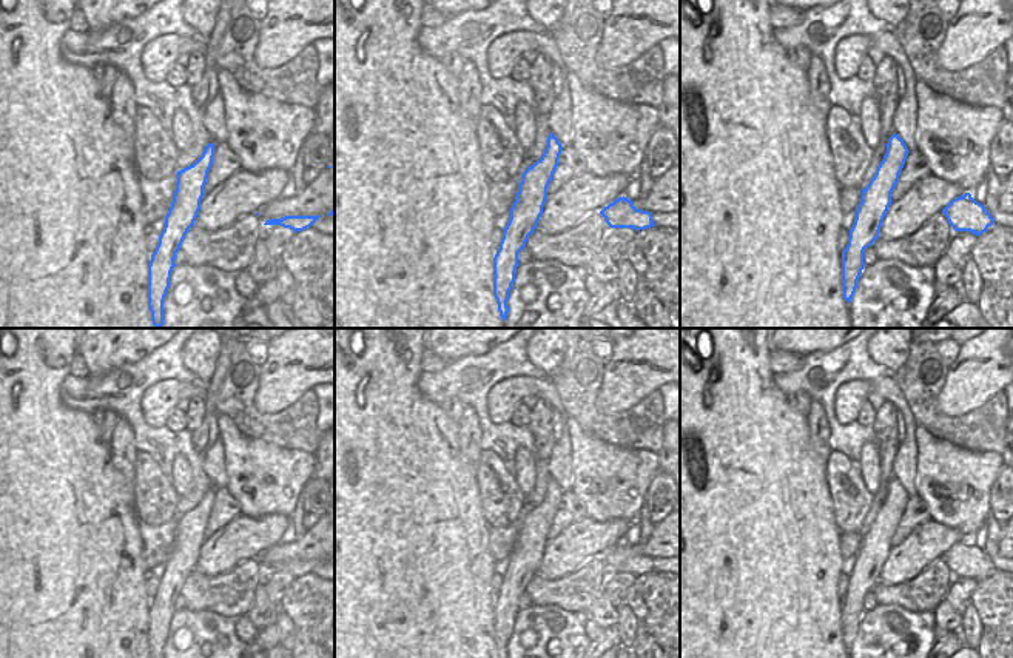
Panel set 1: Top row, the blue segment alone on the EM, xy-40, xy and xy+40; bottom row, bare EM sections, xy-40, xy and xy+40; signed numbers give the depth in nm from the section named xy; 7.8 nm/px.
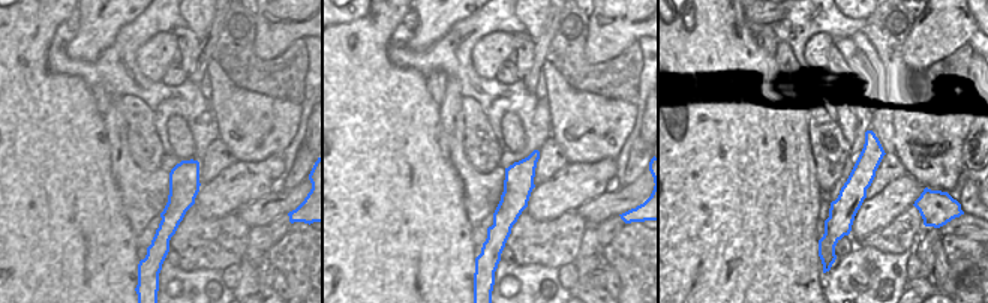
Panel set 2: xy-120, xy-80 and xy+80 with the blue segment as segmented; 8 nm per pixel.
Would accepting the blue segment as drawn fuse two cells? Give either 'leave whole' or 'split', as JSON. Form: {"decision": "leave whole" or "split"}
{"decision": "leave whole"}

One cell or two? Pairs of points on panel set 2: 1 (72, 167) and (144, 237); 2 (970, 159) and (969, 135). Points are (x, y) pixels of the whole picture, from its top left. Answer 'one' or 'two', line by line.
1: two
2: one

